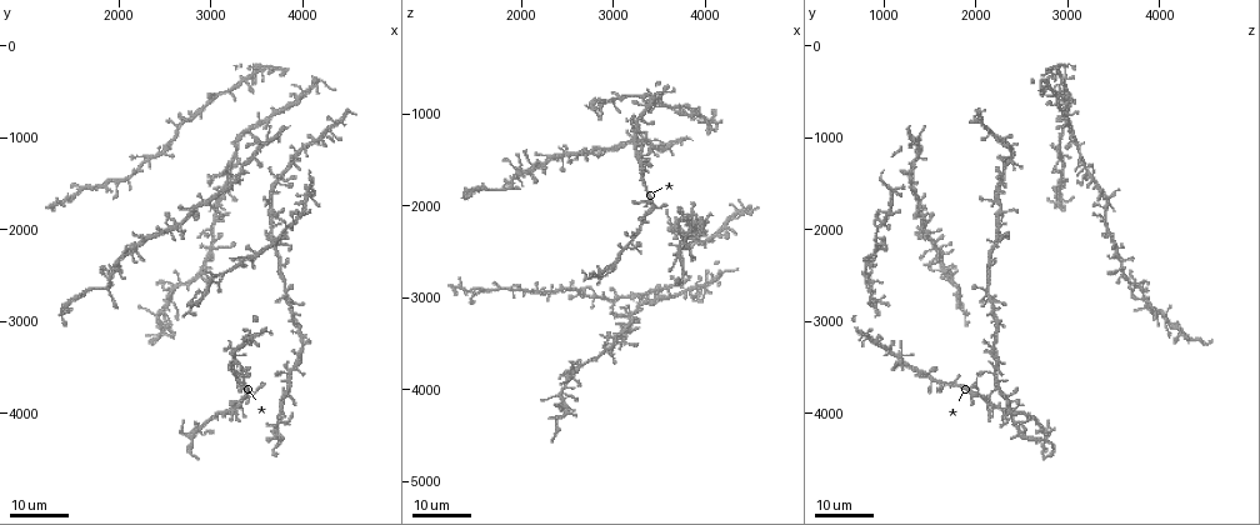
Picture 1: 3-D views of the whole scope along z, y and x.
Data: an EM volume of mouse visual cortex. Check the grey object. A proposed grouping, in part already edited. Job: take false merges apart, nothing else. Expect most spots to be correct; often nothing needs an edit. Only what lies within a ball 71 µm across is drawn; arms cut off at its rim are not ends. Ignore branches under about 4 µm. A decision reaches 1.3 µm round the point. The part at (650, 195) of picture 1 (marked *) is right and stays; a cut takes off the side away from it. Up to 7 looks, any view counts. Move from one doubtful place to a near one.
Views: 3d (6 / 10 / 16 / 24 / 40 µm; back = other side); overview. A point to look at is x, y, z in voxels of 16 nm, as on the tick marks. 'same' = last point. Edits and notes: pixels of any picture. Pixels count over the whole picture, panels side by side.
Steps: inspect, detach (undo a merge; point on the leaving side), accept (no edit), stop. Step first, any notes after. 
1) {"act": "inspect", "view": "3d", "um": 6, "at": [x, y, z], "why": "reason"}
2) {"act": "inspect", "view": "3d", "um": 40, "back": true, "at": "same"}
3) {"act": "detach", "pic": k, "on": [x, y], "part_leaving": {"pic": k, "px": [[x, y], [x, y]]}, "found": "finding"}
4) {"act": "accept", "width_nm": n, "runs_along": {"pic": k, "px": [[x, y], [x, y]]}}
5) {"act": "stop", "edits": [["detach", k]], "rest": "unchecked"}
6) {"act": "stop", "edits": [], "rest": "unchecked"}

{"act": "inspect", "view": "3d", "um": 16, "at": [2550, 2750, 3850], "why": "small branch off a trunk"}

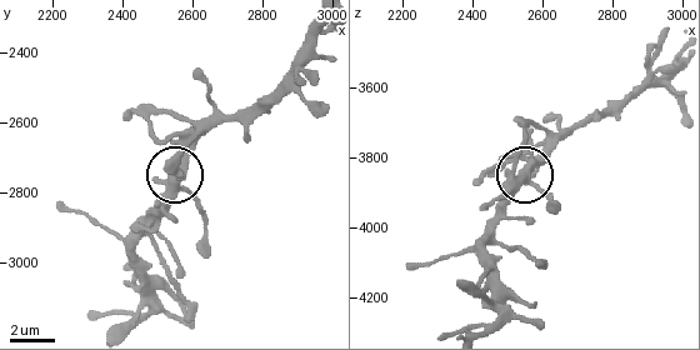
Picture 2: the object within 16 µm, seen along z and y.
{"act": "inspect", "view": "3d", "um": 10, "at": [2560, 2790, 3870], "why": "closer look"}

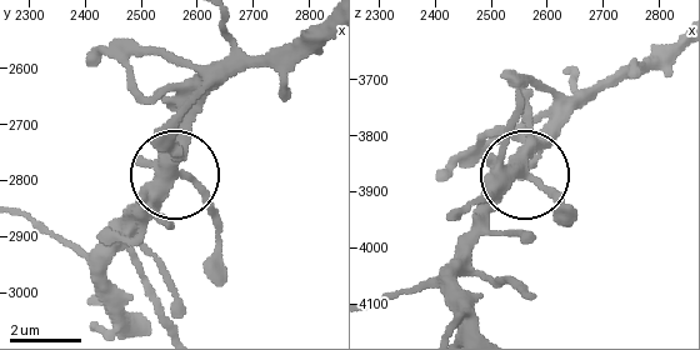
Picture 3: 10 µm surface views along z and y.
{"act": "accept", "found": "one neuron here"}

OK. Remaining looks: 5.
{"act": "inspect", "view": "3d", "um": 24, "at": [2000, 2500, 1650], "why": "four or more arms meet"}

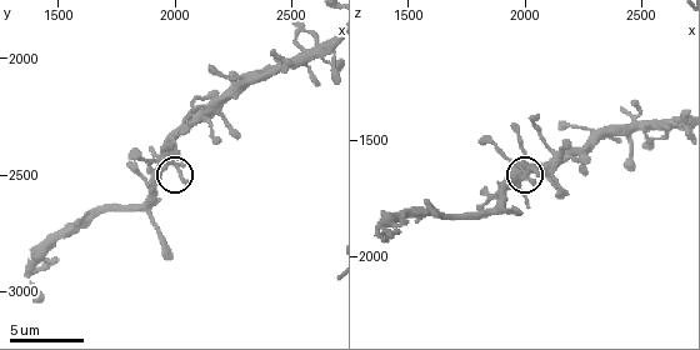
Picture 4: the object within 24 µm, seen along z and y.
{"act": "inspect", "view": "3d", "um": 10, "at": [1980, 2460, 1660]}

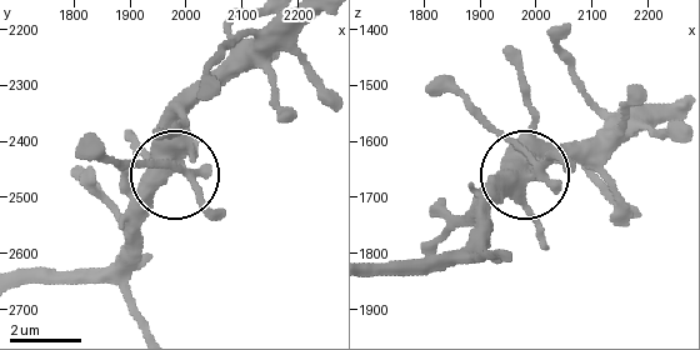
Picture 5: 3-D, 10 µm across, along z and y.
{"act": "accept", "found": "all the same neuron"}

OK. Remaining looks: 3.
{"act": "inspect", "view": "3d", "um": 24, "at": [3450, 2250, 900], "why": "looks like a crossing"}

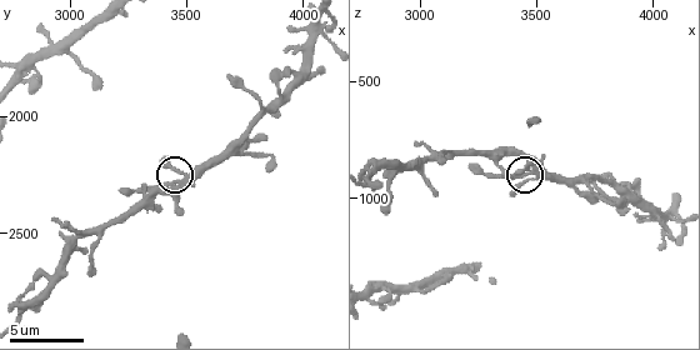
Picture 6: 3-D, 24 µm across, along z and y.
{"act": "inspect", "view": "3d", "um": 10, "at": [3480, 2280, 870]}

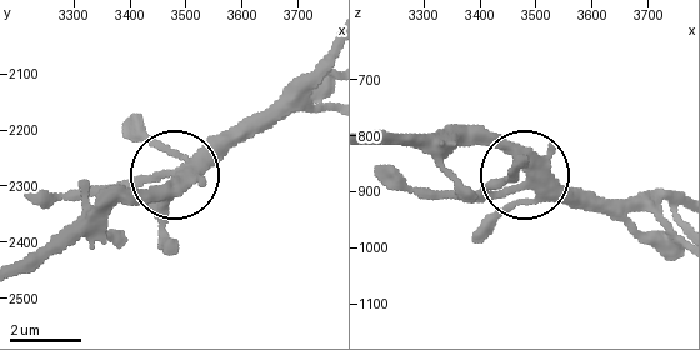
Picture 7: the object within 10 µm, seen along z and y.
{"act": "accept", "found": "all the same neuron"}

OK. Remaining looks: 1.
{"act": "stop", "edits": [], "rest": "unchecked"}

